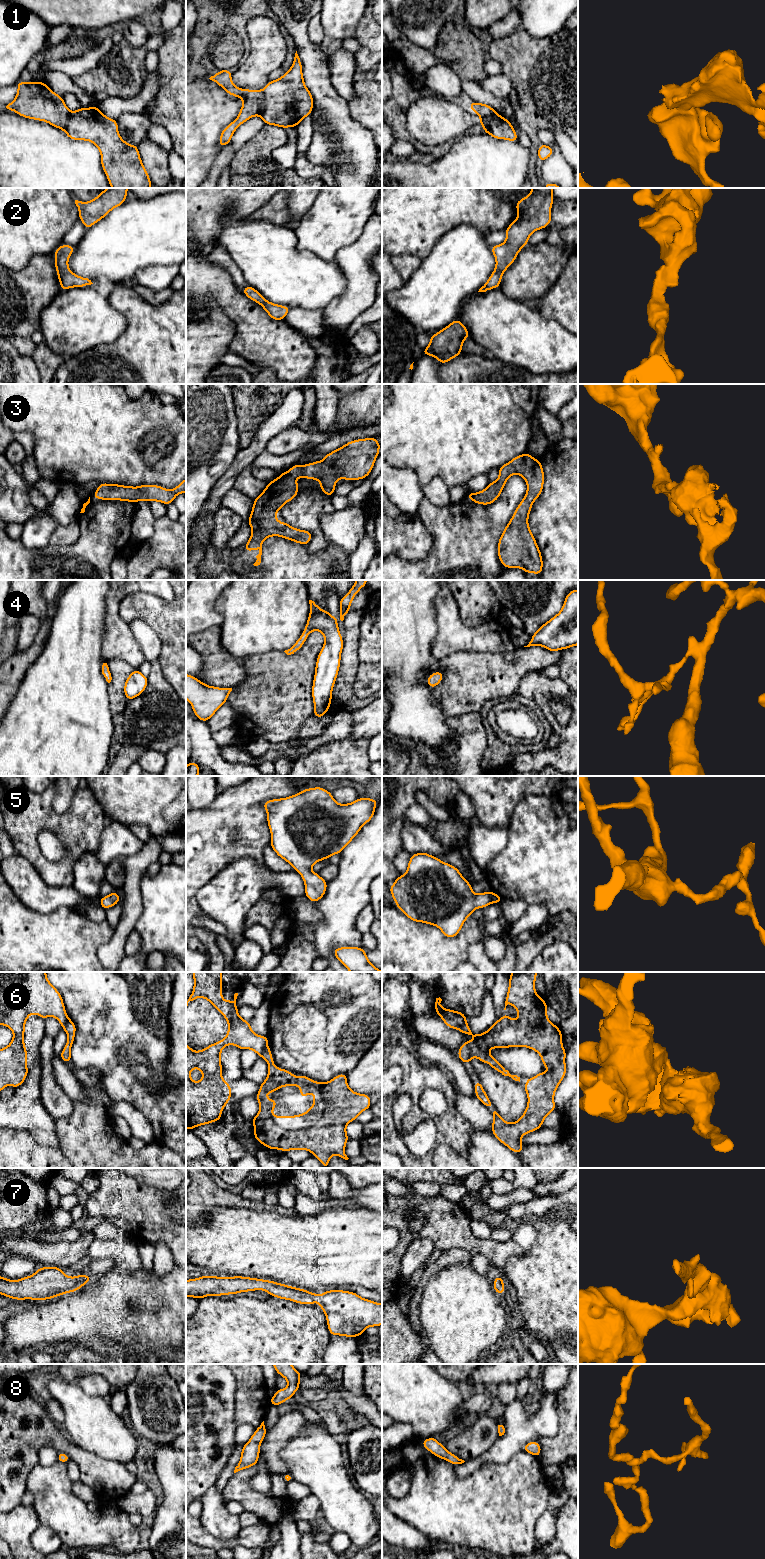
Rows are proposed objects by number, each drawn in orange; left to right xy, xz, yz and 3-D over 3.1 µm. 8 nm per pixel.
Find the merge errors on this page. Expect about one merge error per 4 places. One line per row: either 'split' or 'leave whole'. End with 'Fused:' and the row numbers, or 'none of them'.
1: split
2: leave whole
3: leave whole
4: leave whole
5: leave whole
6: split
7: leave whole
8: leave whole
Fused: 1, 6

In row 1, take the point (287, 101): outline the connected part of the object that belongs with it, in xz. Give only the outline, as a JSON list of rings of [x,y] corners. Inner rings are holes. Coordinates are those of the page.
[[[297,51],[291,68],[279,79],[269,81],[263,92],[264,100],[258,115],[265,125],[296,129],[298,123],[311,114],[313,96],[304,84]]]

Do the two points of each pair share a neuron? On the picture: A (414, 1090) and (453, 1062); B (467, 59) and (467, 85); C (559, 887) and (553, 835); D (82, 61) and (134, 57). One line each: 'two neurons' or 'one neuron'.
A: two neurons
B: two neurons
C: one neuron
D: two neurons

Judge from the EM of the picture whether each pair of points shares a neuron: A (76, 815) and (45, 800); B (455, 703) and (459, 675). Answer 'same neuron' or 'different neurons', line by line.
A: same neuron
B: same neuron

